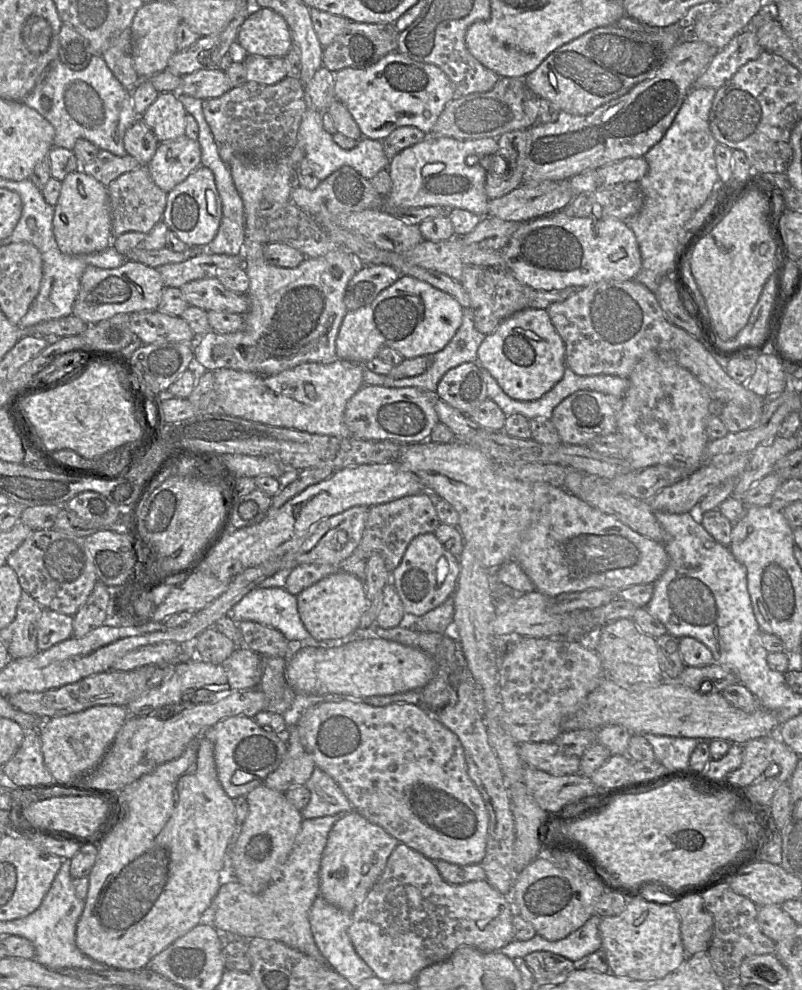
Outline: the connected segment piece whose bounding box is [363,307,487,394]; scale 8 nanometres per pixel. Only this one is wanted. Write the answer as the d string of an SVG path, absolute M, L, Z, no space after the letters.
M471 307L464 308L462 325L460 326L454 337L442 350L430 356L430 364L425 372L416 376L392 378L388 375L374 373L373 371L364 367L363 370L364 384L382 385L388 387L416 387L427 392L428 394L436 394L436 390L440 380L450 369L466 362L477 361L478 349L486 336L487 335L482 334L475 327L474 312L471 309Z

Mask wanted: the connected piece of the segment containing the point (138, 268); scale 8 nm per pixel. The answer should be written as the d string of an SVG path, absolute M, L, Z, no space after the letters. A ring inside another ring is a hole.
M126 260L120 267L113 269L88 265L81 277L72 314L88 325L93 325L120 313L153 311L157 309L164 288L159 271L140 262Z

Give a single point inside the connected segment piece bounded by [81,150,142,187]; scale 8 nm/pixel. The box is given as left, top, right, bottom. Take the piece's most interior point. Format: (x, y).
(106, 167)

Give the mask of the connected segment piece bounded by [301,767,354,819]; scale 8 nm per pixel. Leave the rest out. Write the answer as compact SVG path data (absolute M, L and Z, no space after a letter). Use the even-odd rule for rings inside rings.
M315 767L304 786L310 791L310 801L301 811L303 819L320 818L354 811L341 787L320 768Z

